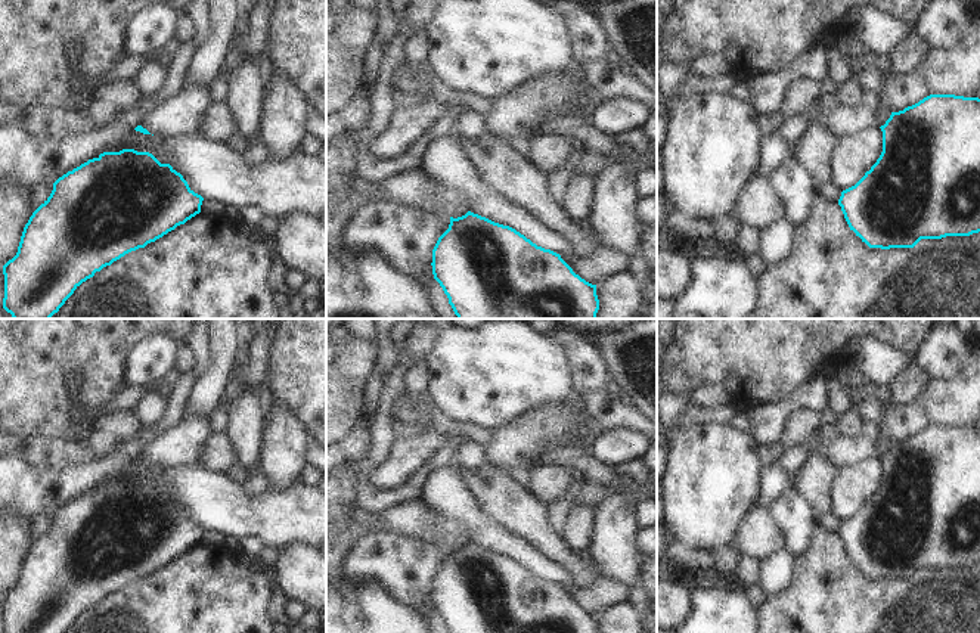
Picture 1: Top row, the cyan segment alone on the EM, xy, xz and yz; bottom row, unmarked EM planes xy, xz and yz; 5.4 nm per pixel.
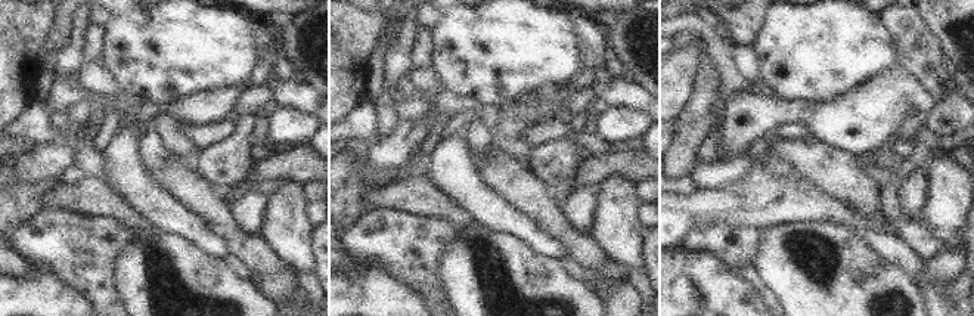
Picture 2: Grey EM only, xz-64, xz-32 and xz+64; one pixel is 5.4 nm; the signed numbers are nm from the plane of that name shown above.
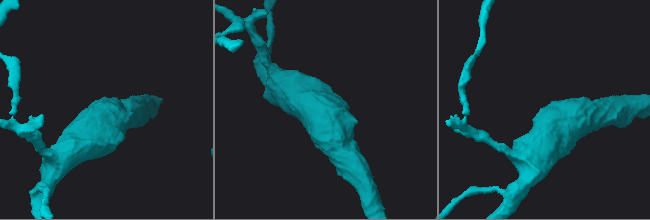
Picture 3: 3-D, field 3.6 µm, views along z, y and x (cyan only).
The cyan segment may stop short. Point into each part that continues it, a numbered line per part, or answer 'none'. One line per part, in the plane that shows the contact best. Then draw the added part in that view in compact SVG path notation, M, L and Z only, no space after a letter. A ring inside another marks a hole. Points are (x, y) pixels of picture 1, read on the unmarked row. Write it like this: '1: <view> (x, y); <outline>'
none

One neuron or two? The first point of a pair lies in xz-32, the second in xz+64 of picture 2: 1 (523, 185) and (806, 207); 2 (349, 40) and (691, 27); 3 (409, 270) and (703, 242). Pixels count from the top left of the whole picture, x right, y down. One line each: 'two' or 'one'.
1: two
2: two
3: one

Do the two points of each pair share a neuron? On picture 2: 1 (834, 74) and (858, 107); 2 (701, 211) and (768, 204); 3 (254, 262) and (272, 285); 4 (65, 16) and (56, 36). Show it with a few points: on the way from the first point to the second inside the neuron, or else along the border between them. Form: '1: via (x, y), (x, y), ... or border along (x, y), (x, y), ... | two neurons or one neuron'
1: border along (877, 74), (834, 98), (813, 104) | two neurons
2: via (717, 205), (751, 204) | one neuron
3: via (260, 268), (272, 279) | one neuron
4: via (62, 21), (59, 31) | one neuron

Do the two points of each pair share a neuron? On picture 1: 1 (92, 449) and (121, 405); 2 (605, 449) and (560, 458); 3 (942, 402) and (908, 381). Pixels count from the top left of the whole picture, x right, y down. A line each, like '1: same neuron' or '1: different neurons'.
1: different neurons
2: different neurons
3: different neurons

